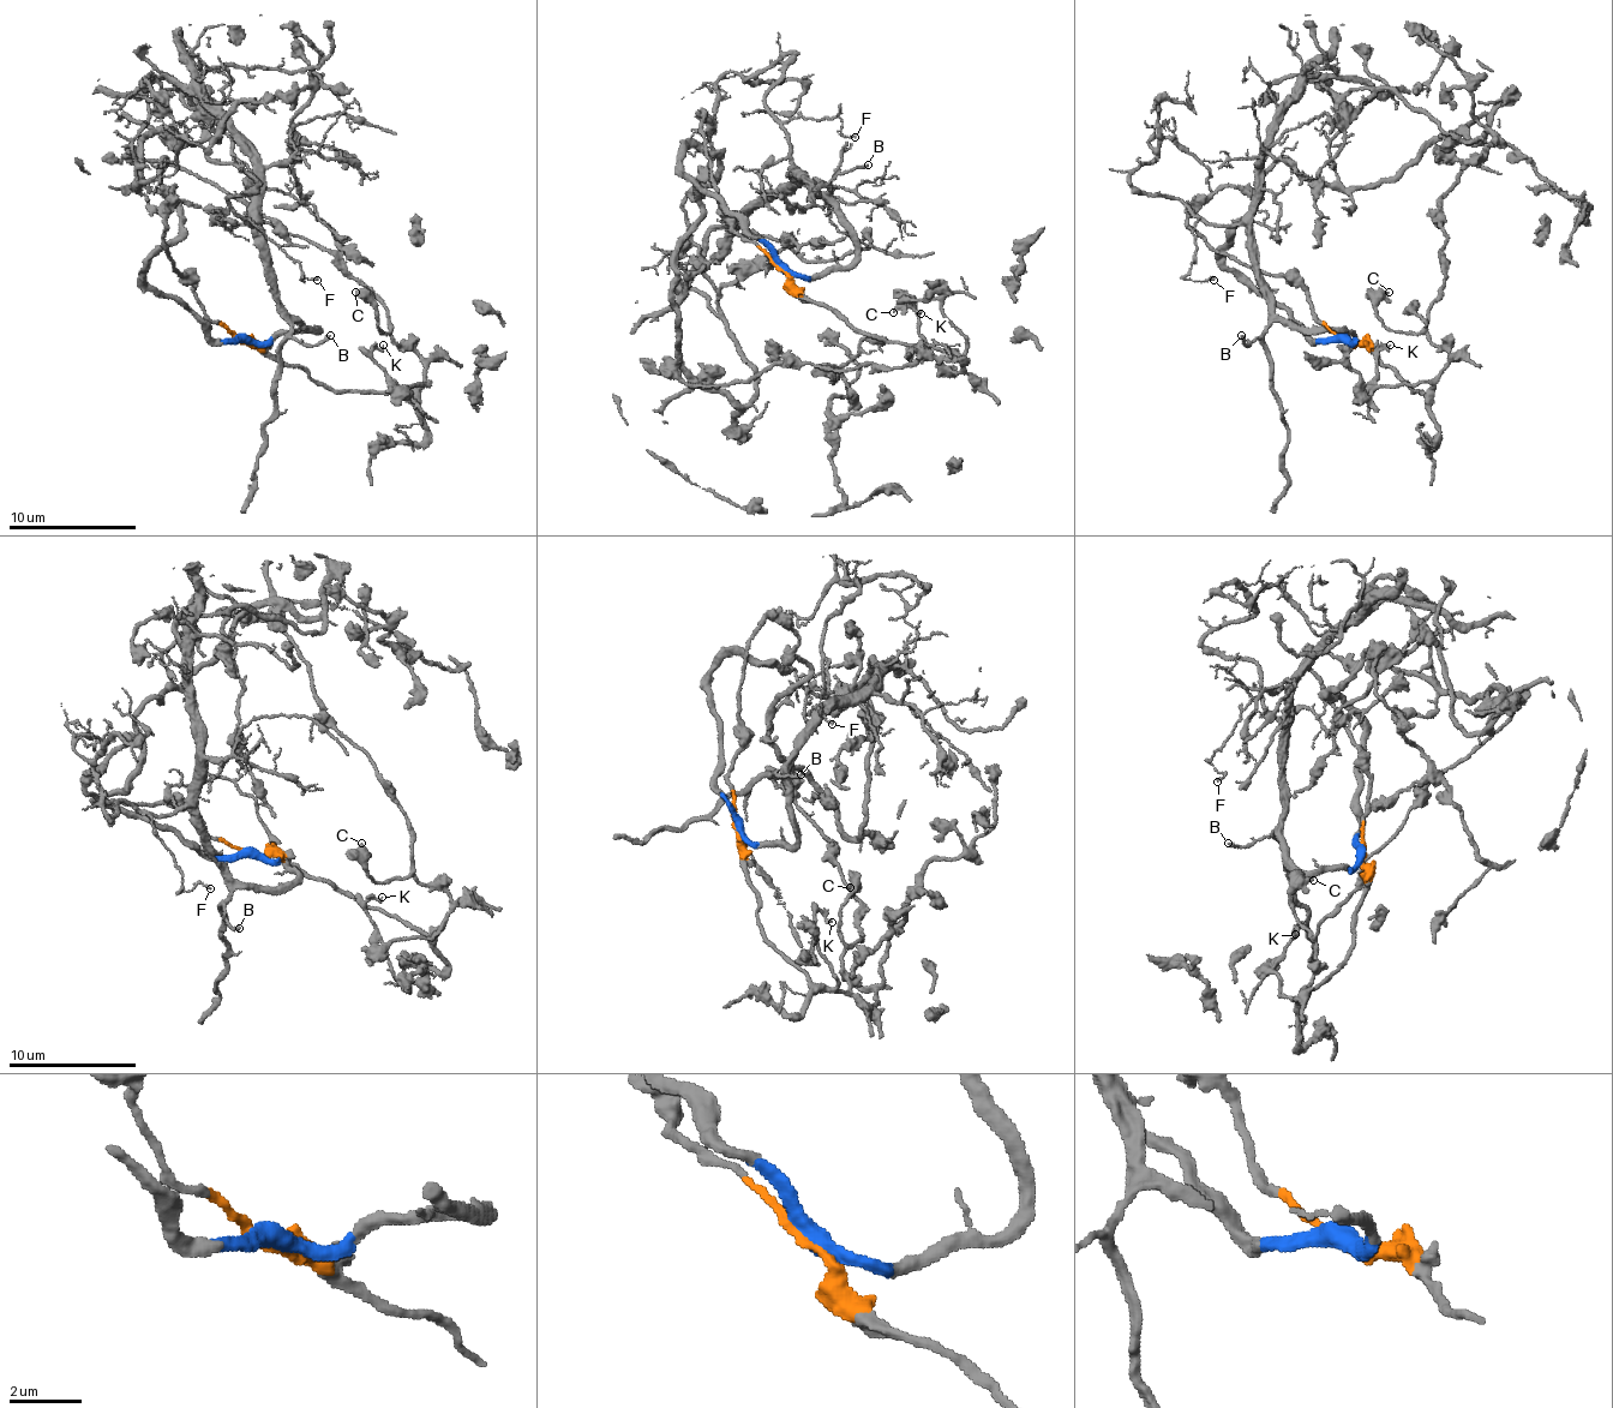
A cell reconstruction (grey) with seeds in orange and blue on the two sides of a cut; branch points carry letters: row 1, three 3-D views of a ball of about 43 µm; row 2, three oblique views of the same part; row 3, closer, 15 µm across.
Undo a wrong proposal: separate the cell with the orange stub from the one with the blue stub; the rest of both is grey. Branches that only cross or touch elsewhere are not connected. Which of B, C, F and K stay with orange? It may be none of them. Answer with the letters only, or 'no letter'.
C, K

